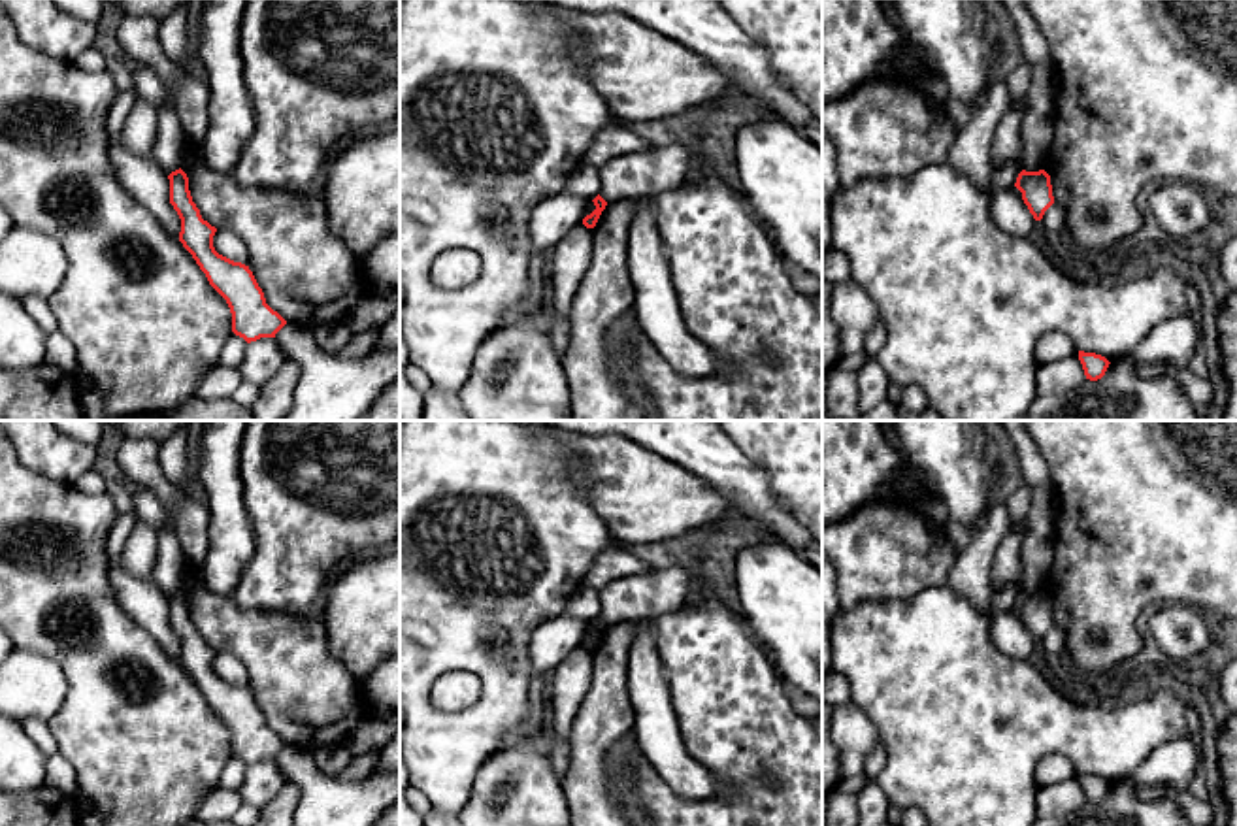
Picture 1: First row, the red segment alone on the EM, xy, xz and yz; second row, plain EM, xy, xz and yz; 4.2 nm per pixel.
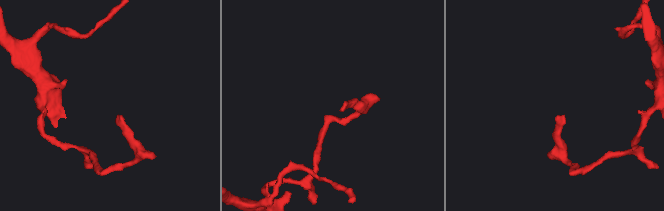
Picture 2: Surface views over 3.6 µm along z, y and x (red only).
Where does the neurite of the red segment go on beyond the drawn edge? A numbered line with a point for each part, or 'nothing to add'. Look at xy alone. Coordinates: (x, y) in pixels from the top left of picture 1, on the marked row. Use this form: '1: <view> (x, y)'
nothing to add

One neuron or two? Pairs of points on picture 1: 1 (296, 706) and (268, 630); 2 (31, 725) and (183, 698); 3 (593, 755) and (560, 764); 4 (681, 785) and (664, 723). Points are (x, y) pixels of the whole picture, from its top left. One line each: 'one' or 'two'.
1: one
2: two
3: two
4: one

